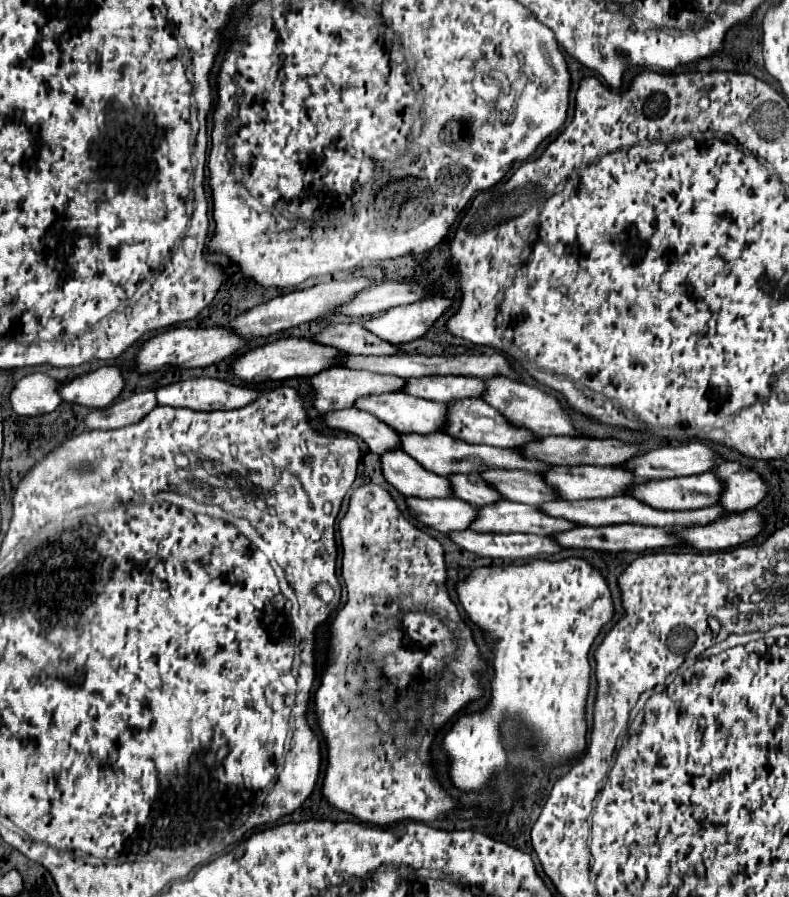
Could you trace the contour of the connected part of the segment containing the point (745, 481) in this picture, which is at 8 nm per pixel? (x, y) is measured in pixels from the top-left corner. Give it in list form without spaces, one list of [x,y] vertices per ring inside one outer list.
[[[723,461],[715,469],[715,473],[725,481],[725,491],[719,501],[719,505],[723,505],[725,509],[745,511],[749,507],[755,507],[771,489],[759,473],[743,467],[737,461]]]

